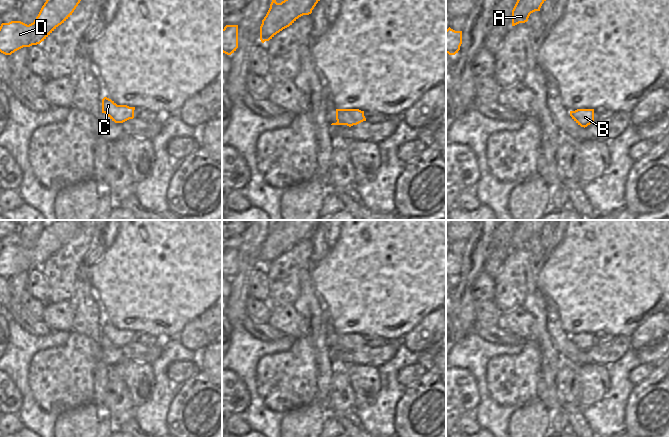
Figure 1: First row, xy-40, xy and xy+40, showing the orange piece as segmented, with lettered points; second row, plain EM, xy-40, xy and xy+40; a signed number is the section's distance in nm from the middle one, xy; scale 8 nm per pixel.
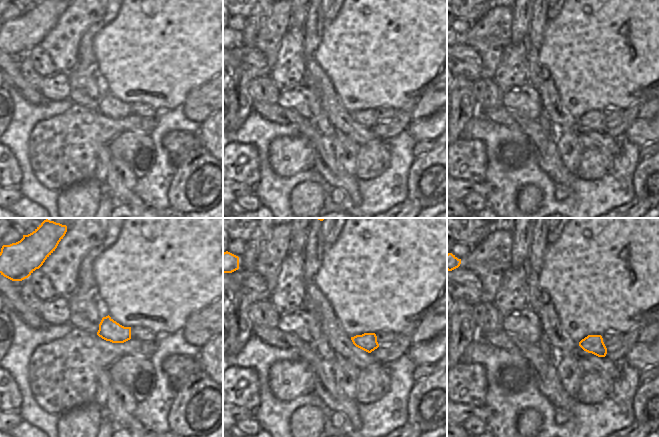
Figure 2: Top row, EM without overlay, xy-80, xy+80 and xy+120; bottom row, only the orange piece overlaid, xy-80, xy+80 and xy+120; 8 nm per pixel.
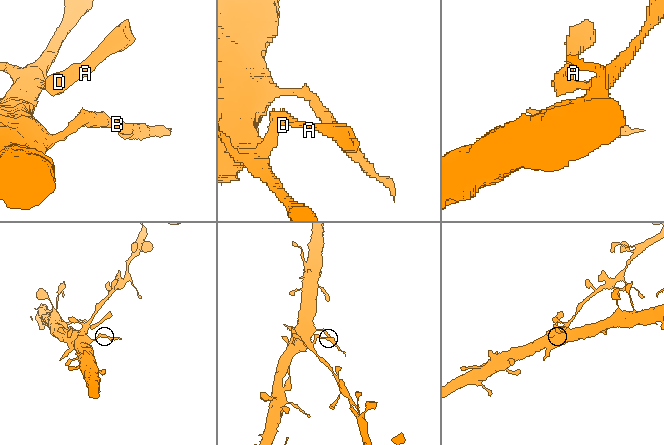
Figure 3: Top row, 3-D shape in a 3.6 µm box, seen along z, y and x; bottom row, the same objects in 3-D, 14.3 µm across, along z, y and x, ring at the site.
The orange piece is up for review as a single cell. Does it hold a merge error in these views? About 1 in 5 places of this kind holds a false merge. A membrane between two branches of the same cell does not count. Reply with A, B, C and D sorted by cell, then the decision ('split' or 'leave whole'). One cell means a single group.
groups A B C D; leave whole

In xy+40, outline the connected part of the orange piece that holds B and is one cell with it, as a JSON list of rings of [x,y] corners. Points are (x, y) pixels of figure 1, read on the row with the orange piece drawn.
[[[577,109],[570,111],[572,119],[581,127],[587,127],[594,123],[594,109]]]

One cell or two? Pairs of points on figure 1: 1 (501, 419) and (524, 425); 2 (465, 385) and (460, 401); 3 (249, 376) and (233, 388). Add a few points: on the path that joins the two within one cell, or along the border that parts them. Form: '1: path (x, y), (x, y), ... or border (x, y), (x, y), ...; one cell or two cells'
1: border (522, 405), (510, 416), (507, 426); two cells
2: path (461, 389), (460, 397); one cell
3: border (232, 370), (243, 382), (249, 394), (250, 402); two cells

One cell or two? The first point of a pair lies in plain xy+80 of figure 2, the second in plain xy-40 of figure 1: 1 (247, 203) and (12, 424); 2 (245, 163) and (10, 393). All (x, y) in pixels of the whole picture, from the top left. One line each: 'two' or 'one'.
1: one
2: one

